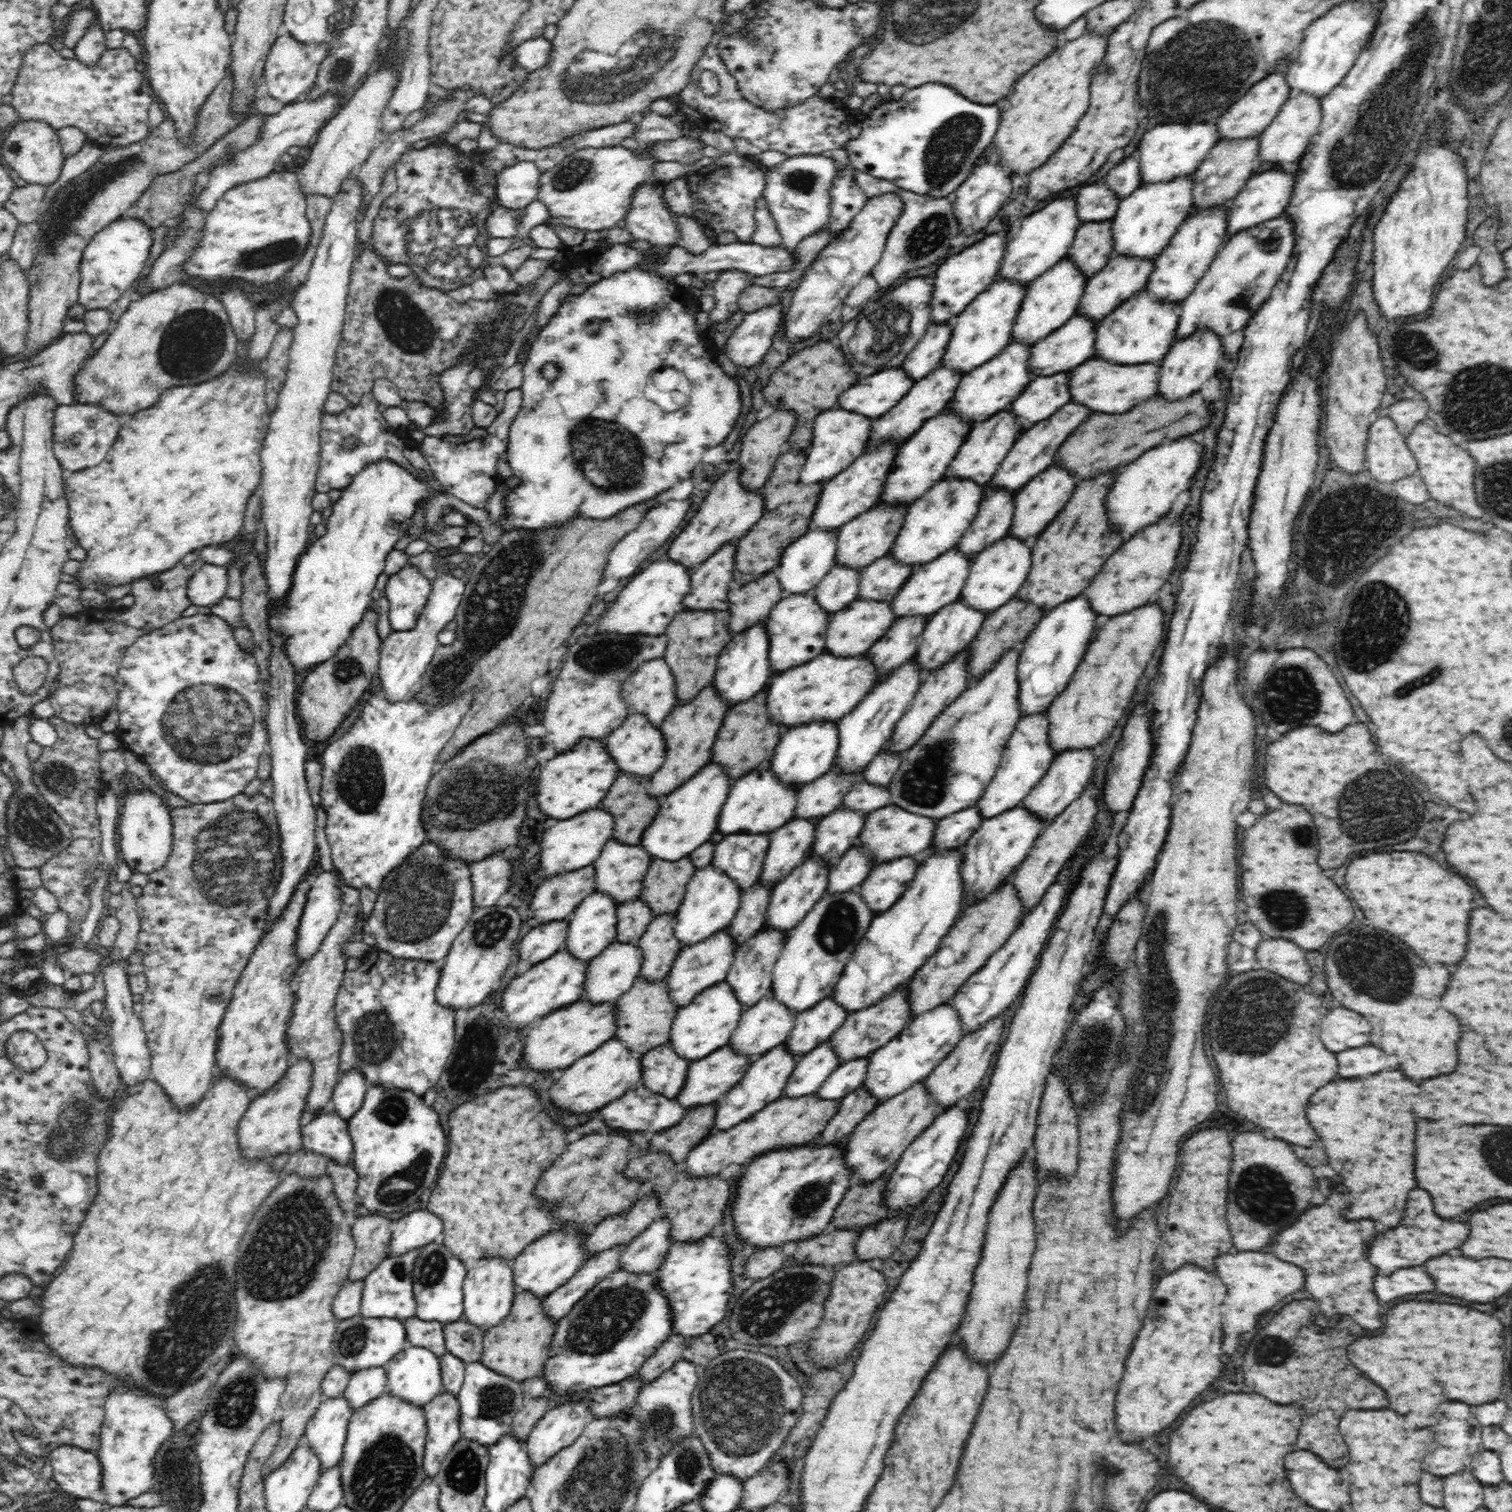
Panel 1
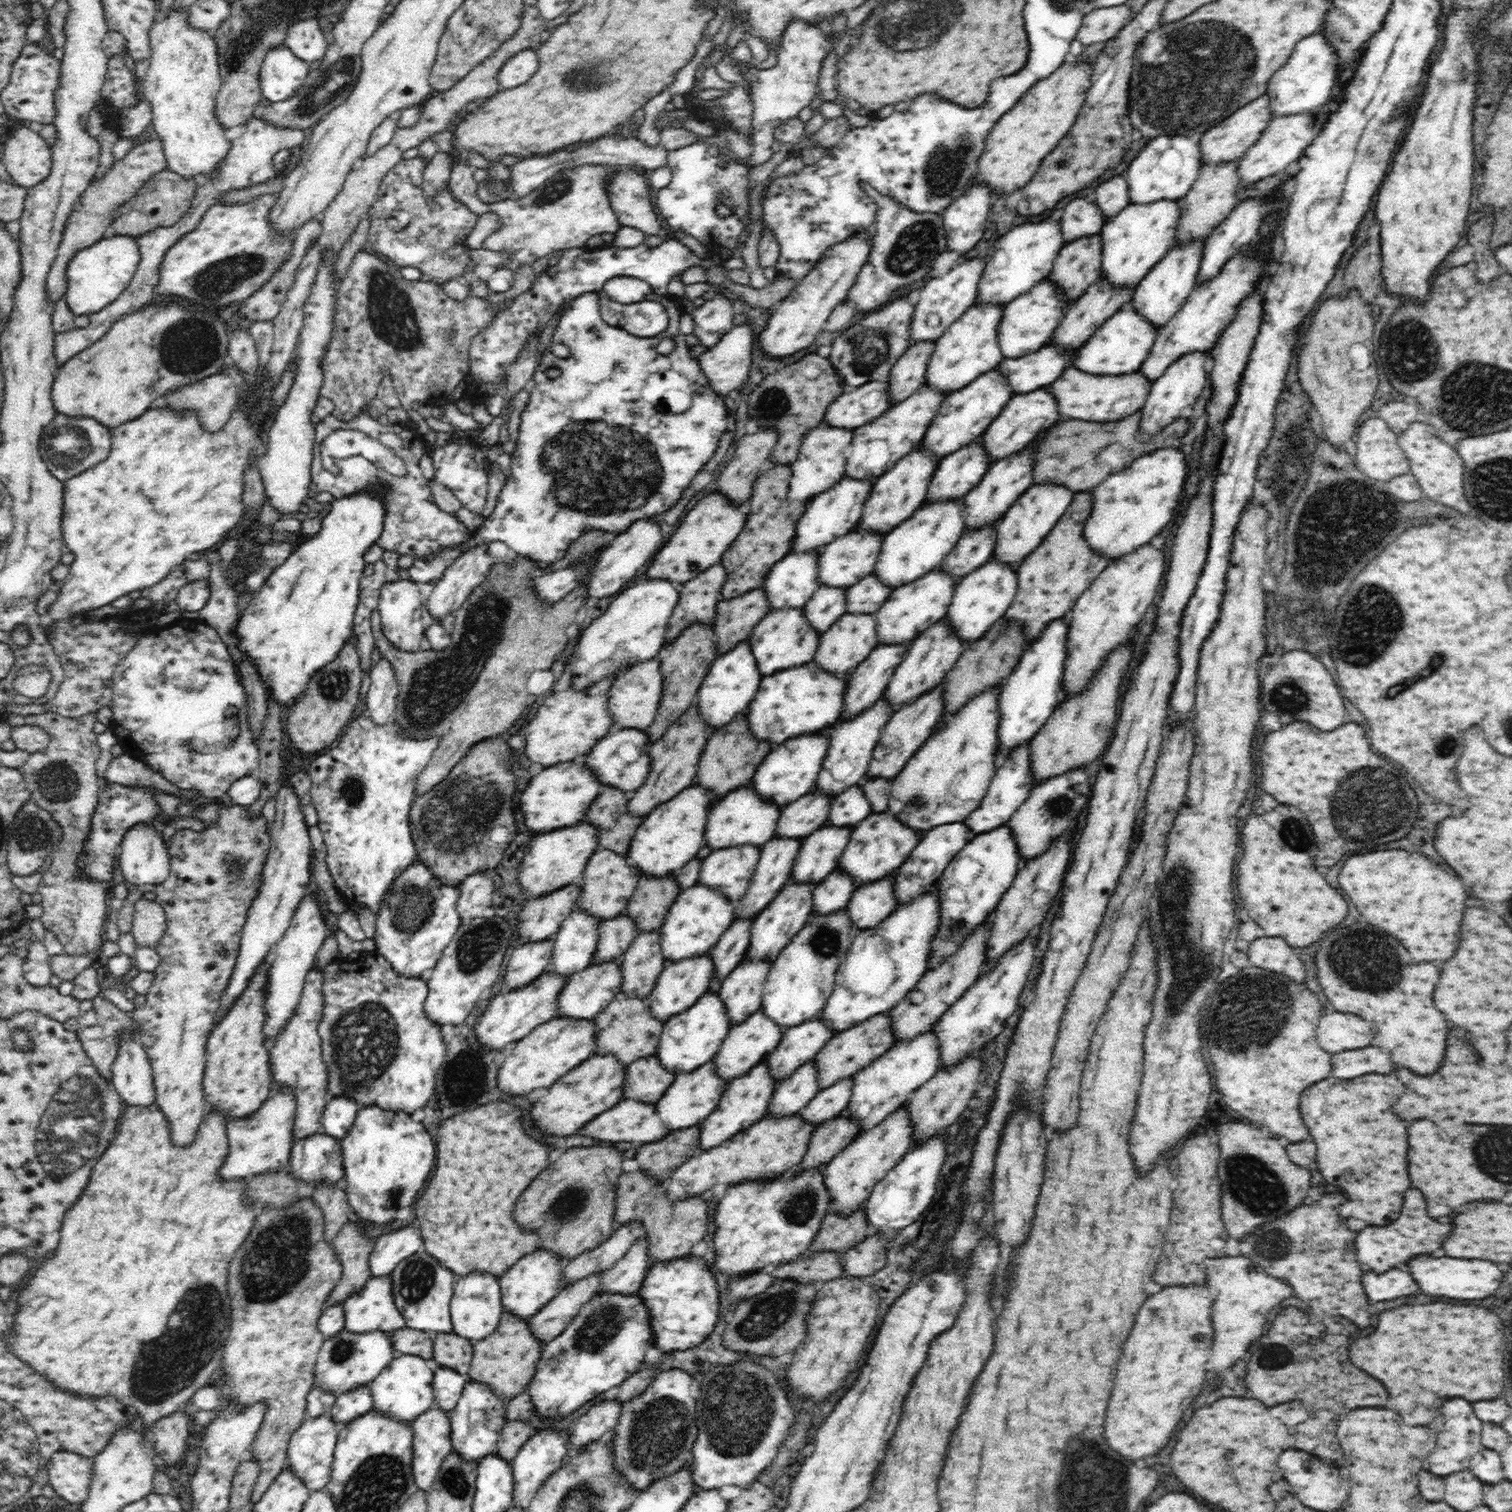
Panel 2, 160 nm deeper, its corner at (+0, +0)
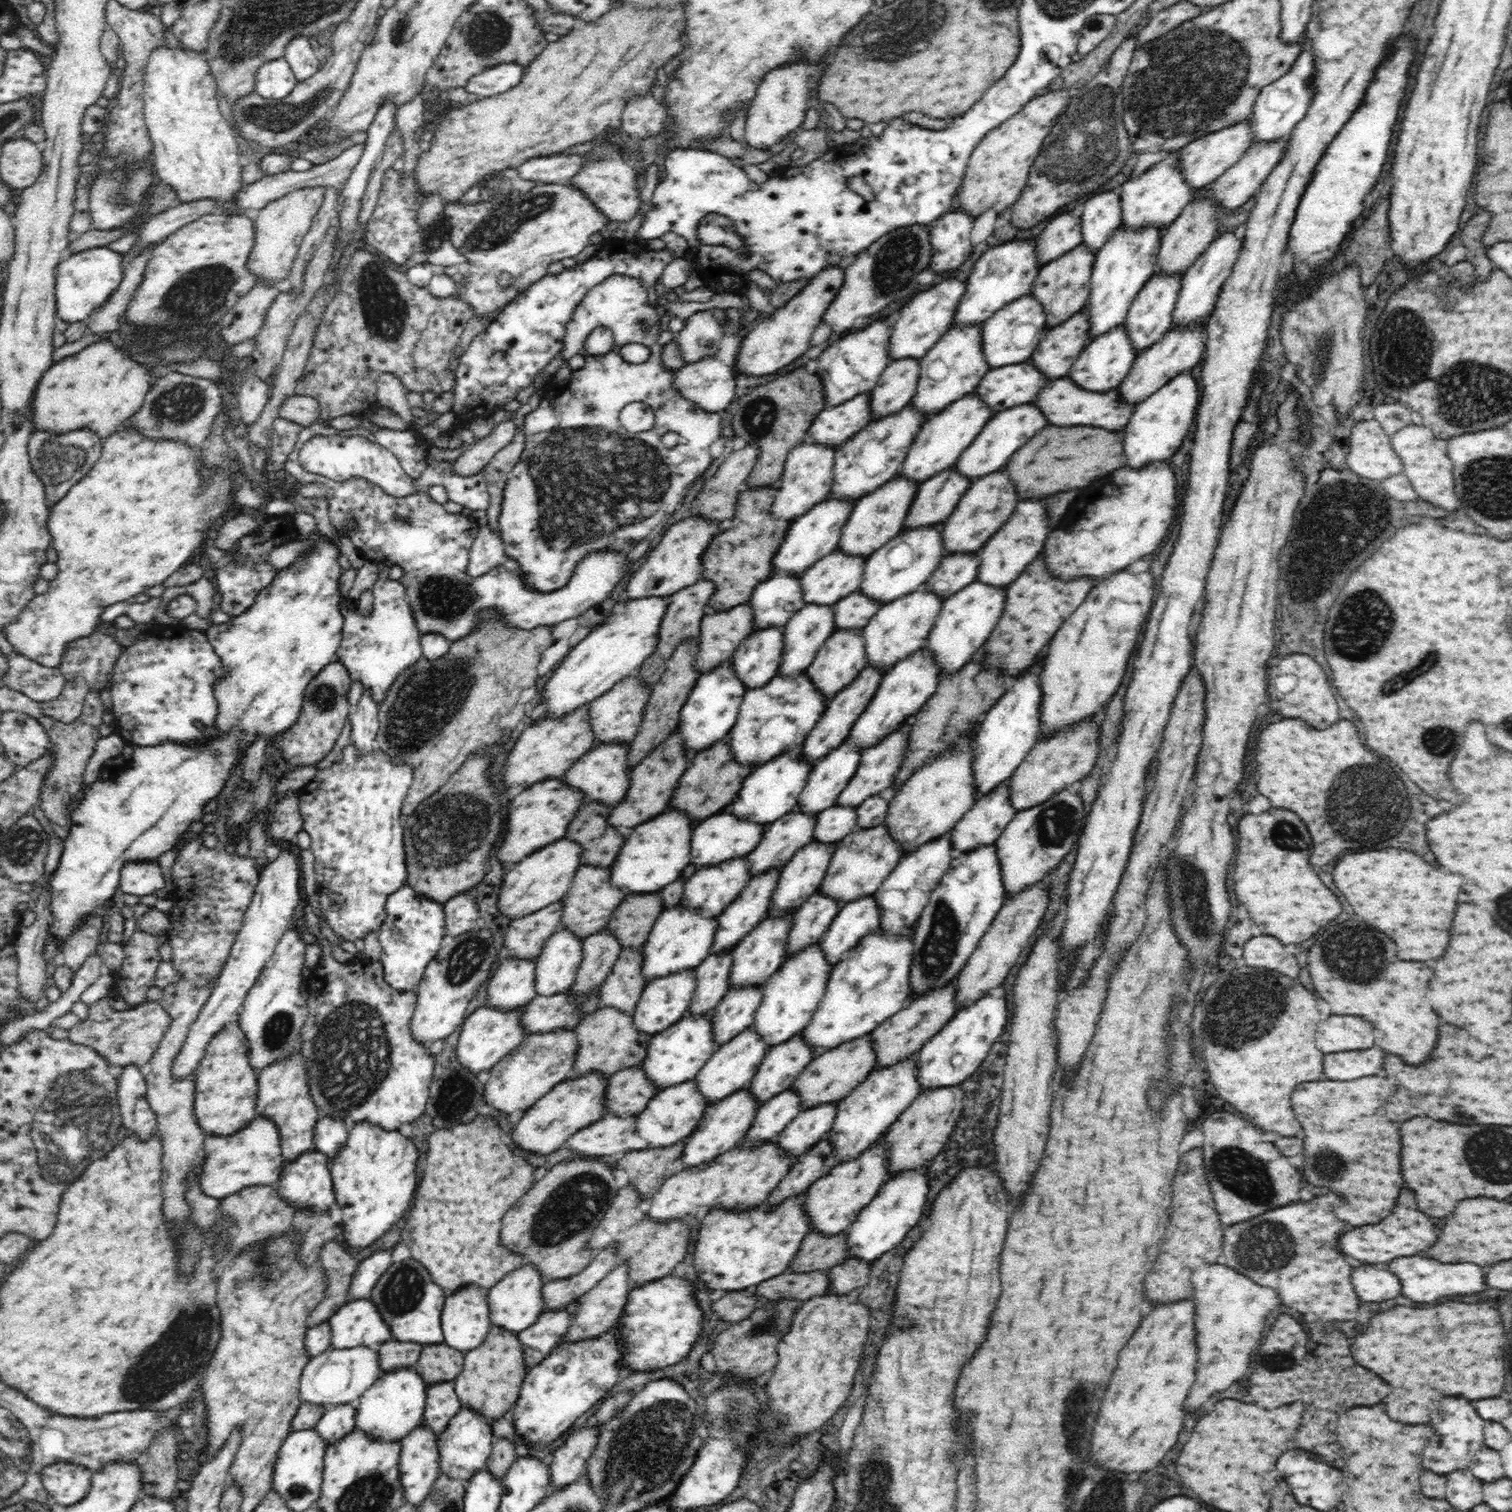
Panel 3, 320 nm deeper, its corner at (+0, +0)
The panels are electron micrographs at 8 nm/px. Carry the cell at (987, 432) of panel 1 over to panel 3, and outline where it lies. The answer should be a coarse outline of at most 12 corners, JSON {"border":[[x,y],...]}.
{"border":[[956,466],[920,483],[903,530],[942,524],[973,480]]}

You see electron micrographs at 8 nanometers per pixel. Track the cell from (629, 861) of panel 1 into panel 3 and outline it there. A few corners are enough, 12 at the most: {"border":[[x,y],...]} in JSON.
{"border":[[580,866],[560,924],[579,938],[603,930],[626,893],[609,867]]}

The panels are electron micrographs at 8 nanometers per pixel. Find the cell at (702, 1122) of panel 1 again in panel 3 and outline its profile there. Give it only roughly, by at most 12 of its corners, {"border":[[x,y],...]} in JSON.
{"border":[[683,1139],[632,1150],[617,1168],[649,1203],[667,1178],[687,1168]]}

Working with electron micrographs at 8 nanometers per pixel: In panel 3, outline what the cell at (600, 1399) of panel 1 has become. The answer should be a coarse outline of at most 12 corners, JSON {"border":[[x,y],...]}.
{"border":[[602,1426],[575,1430],[550,1456],[552,1491],[585,1474]]}

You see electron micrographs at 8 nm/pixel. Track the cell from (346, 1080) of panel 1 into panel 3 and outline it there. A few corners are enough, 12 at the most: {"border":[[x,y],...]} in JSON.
{"border":[[324,1116],[315,1124],[314,1149],[331,1164],[344,1148],[344,1120]]}

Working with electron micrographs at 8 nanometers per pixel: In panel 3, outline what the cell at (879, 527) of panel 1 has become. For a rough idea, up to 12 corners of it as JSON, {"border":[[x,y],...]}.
{"border":[[838,550],[800,574],[804,603],[859,590],[866,556]]}

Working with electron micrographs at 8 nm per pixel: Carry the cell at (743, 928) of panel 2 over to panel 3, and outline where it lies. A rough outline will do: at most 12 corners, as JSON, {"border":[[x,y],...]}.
{"border":[[730,951],[696,970],[687,1015],[712,1014],[729,990]]}

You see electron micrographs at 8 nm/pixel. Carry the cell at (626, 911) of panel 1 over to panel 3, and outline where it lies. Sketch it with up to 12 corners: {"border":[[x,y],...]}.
{"border":[[605,929],[582,940],[571,996],[598,991],[622,950]]}

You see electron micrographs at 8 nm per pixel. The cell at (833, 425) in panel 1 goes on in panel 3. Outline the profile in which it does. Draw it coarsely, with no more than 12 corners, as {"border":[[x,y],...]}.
{"border":[[836,446],[787,454],[774,518],[793,522],[830,497]]}

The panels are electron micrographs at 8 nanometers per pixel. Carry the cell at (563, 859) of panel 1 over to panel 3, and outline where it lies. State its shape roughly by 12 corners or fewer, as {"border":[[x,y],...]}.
{"border":[[565,836],[508,868],[497,898],[510,919],[561,900],[582,847]]}

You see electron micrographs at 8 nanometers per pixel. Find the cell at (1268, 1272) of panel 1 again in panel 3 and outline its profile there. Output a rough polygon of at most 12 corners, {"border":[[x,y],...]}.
{"border":[[1217,1262],[1191,1281],[1202,1408],[1250,1370],[1280,1304]]}

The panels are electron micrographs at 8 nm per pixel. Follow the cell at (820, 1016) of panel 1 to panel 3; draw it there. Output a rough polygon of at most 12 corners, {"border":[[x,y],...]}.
{"border":[[800,1034],[770,1047],[748,1087],[761,1104],[815,1056]]}

